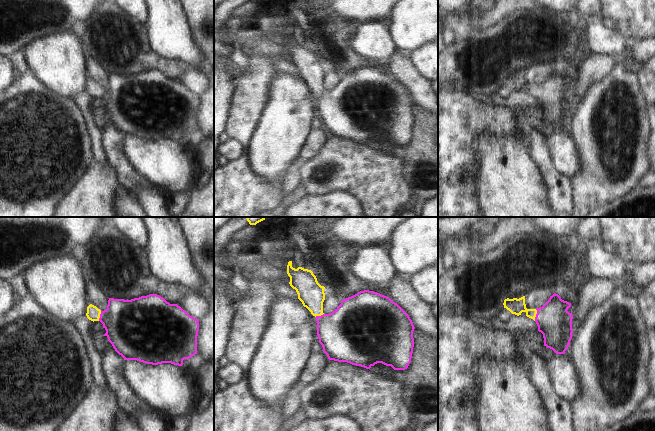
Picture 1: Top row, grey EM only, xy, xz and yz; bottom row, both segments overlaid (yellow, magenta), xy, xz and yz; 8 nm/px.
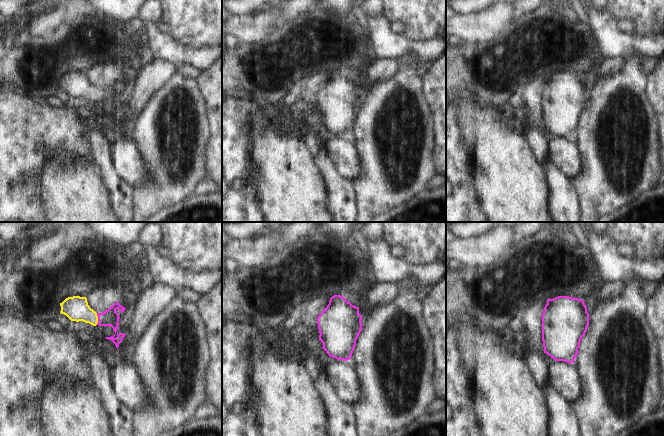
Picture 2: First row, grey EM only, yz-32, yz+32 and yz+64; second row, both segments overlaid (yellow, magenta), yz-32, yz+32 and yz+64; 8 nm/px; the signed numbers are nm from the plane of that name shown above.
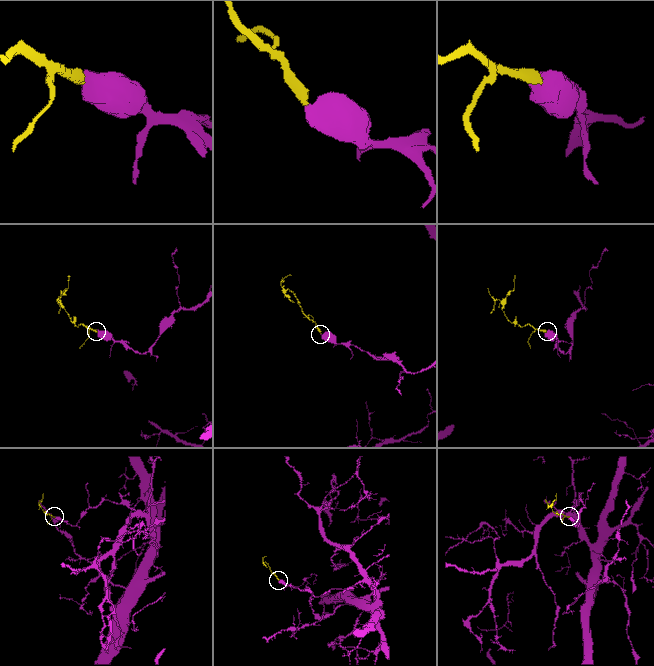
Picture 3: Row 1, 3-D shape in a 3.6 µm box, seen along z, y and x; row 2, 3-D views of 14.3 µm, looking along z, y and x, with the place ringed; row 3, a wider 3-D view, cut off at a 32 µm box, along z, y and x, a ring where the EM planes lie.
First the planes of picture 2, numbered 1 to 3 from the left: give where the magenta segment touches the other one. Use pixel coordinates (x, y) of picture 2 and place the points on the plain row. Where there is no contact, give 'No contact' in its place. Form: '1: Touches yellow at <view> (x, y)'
1: Touches yellow at yz-32 (97, 95)
2: No contact
3: No contact

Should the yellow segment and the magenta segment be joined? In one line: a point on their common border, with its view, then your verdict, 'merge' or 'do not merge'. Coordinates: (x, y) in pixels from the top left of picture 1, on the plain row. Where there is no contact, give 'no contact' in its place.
meets yellow in yz at (535, 91); merge

